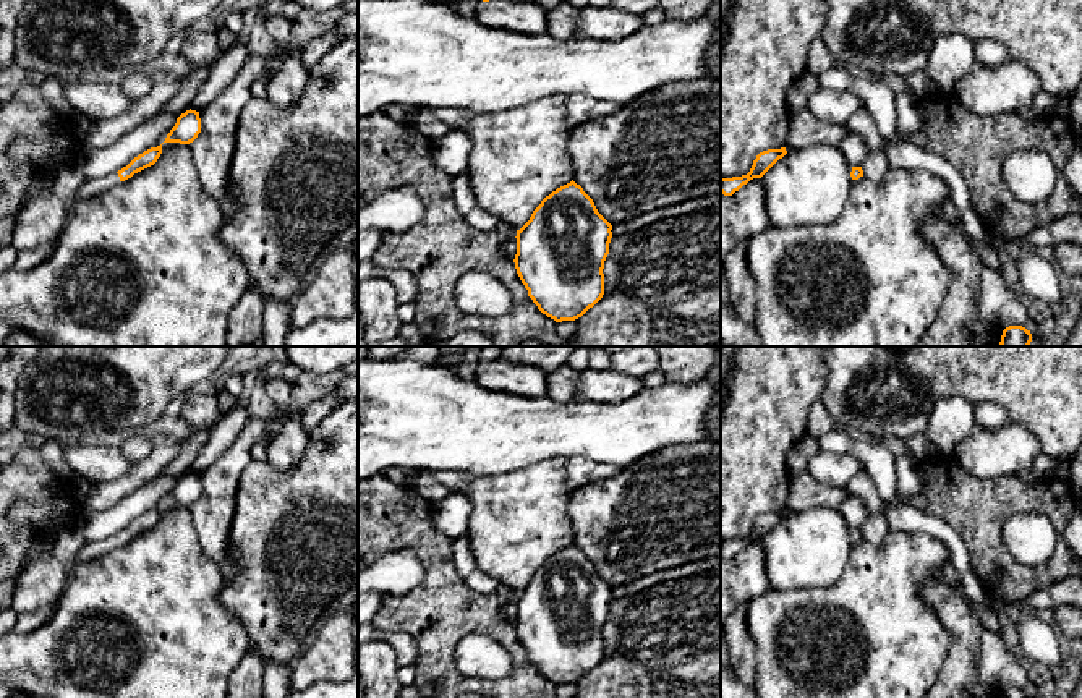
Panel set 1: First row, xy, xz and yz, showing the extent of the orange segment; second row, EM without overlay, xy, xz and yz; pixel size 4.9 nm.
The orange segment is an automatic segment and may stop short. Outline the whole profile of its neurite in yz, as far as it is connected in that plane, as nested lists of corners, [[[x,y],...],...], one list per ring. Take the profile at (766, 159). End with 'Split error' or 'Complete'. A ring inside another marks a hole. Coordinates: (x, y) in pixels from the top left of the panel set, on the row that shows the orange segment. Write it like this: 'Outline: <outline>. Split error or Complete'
Outline: [[[786,147],[781,149],[768,149],[756,155],[753,165],[747,175],[721,178],[721,193],[724,196],[732,196],[743,185],[747,185],[753,178],[761,178],[779,159],[787,154]]]. Complete

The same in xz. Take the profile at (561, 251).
Outline: [[[573,180],[546,196],[517,230],[515,269],[543,314],[575,321],[603,298],[611,230]]]. Complete

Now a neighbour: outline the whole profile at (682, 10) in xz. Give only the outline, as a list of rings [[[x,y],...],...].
[[[659,0],[666,19],[688,21],[705,16],[706,10],[718,0]]]

